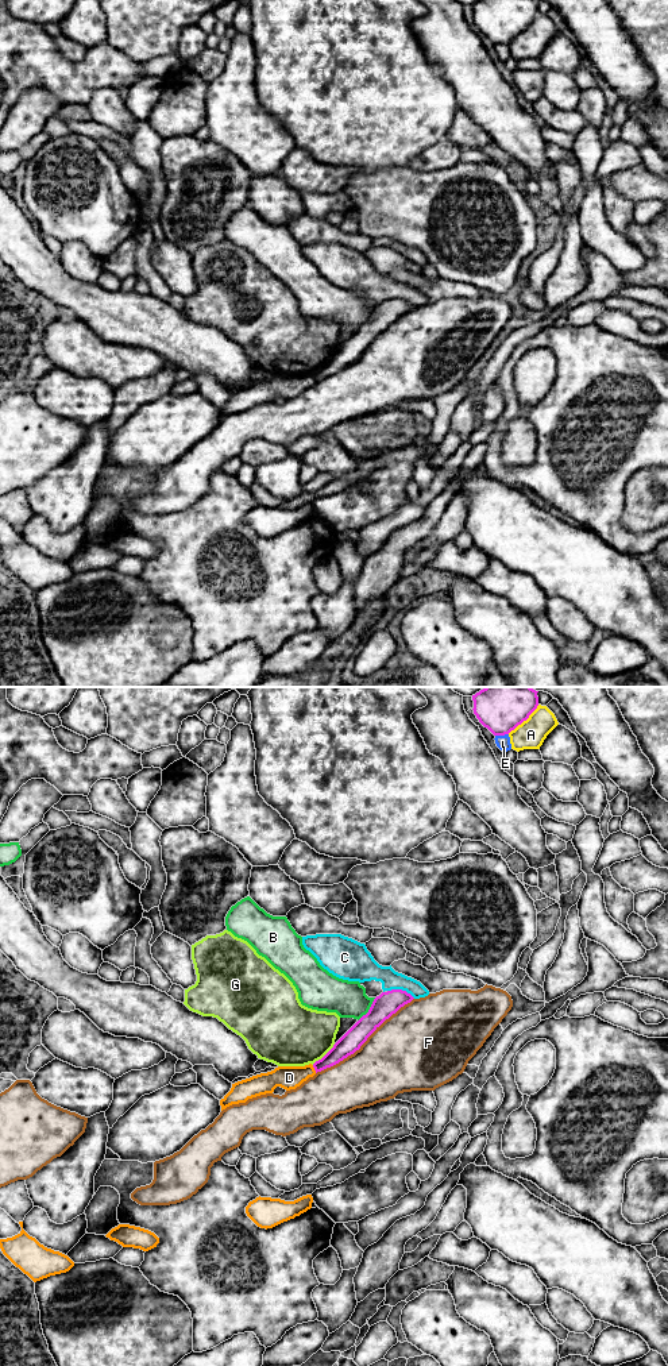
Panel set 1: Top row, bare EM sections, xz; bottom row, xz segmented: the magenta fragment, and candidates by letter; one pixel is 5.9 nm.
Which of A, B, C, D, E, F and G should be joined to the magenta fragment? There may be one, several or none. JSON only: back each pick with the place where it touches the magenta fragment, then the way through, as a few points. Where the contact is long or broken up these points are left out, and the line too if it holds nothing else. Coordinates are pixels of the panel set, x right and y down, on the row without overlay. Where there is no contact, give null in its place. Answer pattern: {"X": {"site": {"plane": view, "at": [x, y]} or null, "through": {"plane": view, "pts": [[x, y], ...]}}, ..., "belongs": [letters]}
{"belongs": []}

